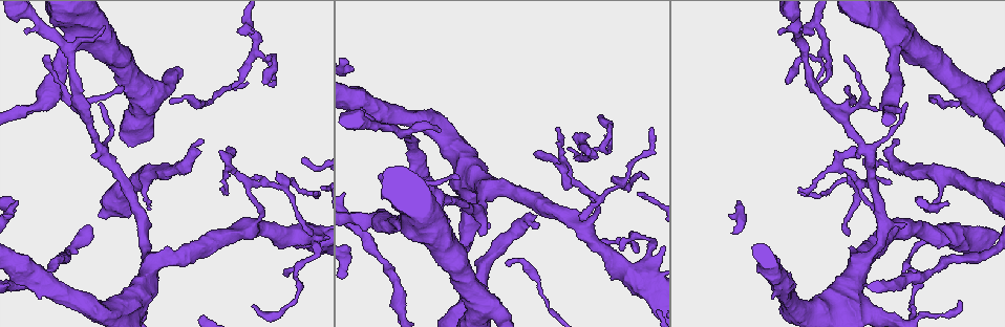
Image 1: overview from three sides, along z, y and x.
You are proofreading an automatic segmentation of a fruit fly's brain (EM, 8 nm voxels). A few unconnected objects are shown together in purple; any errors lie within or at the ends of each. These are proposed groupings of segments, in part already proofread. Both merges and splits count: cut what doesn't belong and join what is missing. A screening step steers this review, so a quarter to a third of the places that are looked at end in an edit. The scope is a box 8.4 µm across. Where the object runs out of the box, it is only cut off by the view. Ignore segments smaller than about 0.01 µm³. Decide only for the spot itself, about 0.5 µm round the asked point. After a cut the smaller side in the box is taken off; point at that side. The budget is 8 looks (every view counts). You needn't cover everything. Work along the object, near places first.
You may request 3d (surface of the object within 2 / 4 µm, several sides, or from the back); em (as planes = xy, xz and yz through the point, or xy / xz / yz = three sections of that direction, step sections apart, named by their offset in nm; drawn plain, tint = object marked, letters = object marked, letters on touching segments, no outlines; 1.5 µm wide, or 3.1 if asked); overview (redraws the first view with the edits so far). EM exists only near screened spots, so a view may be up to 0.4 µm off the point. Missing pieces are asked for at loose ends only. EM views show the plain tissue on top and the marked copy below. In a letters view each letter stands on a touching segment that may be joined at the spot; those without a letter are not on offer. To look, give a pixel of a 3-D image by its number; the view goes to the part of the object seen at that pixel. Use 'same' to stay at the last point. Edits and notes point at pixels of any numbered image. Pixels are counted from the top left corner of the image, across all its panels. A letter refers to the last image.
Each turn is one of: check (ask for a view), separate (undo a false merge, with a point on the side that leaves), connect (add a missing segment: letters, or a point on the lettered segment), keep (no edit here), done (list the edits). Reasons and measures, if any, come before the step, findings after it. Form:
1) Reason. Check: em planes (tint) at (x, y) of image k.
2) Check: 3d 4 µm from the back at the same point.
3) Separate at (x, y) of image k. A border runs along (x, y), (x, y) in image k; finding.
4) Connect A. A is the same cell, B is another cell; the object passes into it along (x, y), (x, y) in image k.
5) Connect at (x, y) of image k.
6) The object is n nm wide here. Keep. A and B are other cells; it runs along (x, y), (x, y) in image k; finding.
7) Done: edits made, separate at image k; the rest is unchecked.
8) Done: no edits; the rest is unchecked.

Tapers out. Check: em planes (letters) at (798, 191) of image 1.

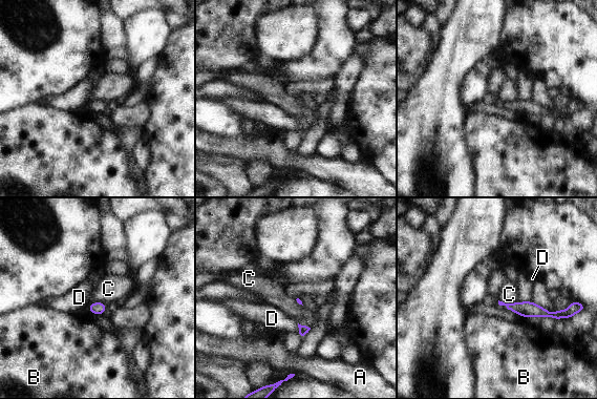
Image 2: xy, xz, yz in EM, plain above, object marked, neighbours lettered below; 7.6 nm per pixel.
Keep. A, B, C and D are other cells; a border runs along (498, 299), (505, 302), (518, 301) in image 2; none of them fits.

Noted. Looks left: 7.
Branch point. Check: 3d 2 µm from the back at (254, 53) of image 1.

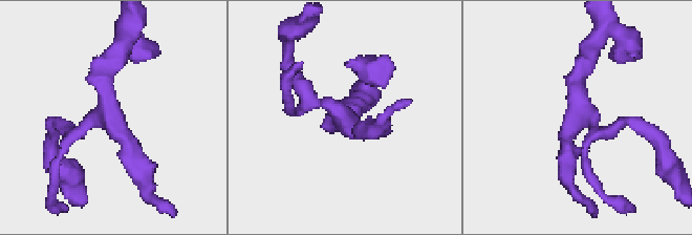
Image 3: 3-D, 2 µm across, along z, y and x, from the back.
Check: em xz step 8 (tint) at (103, 114) of image 3.

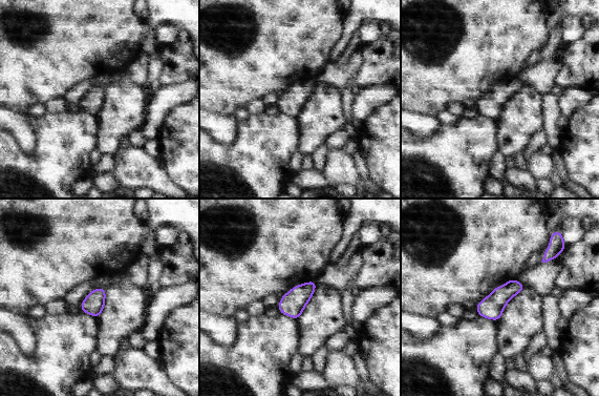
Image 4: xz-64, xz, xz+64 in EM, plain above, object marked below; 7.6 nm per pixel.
Check: em planes (letters) at the same point.

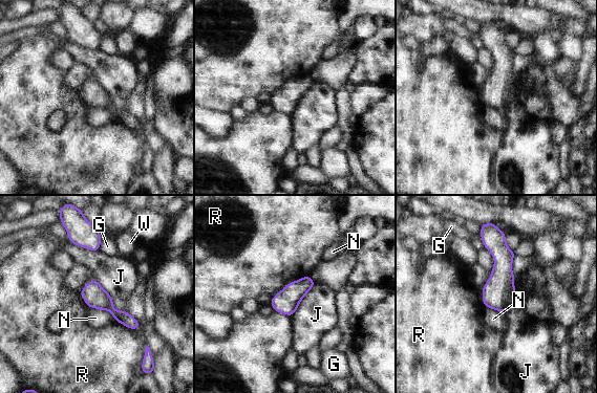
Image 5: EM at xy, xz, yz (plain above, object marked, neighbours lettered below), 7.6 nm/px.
The object is 180 nm wide here; the longest contact is with J, 360 nm. Keep. G, J, N, R and W are other cells; all the same neuron.

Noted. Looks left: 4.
Check: 3d 4 µm at (933, 314) of image 1.

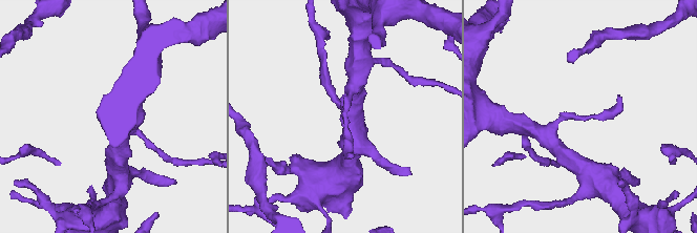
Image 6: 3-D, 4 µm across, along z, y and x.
Now the EM. Check: em xz step 8 (tint) at (581, 117) of image 6.

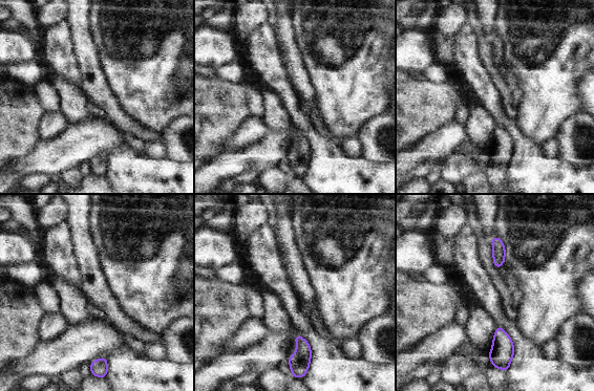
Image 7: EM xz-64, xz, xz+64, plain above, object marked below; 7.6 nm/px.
Check: em planes (letters) at the same point.

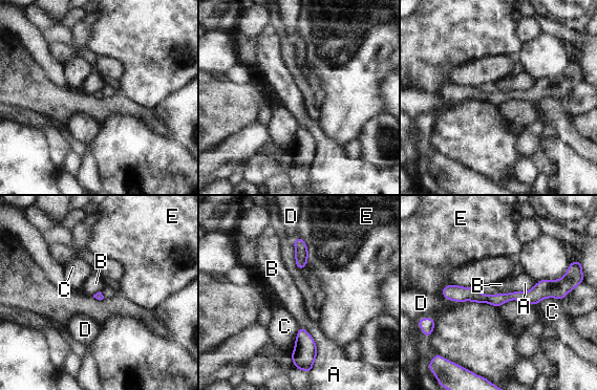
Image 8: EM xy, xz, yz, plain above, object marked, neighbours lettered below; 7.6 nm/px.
Keep. A, B, C, D and E are other cells; all the same neuron.

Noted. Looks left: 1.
Done: no edits; the rest is unchecked.

